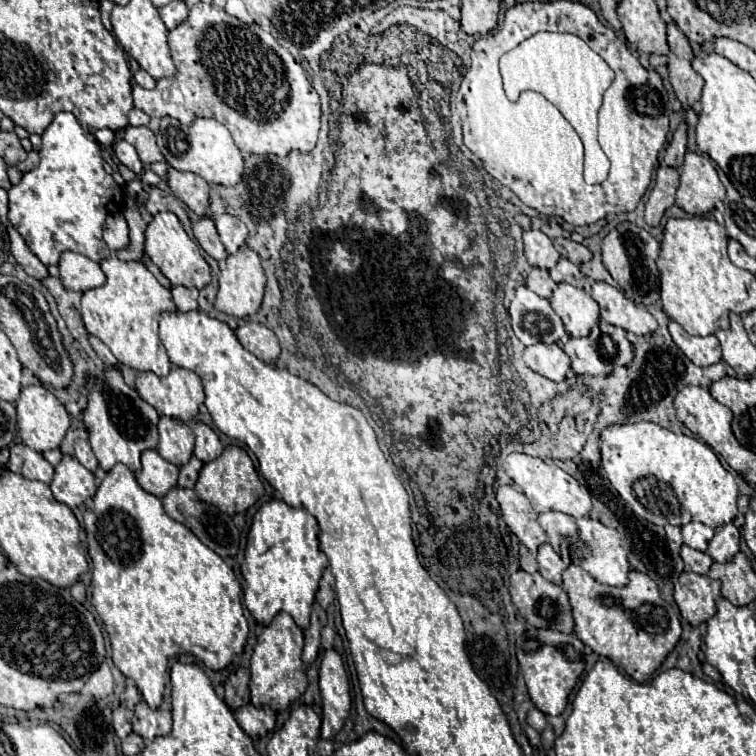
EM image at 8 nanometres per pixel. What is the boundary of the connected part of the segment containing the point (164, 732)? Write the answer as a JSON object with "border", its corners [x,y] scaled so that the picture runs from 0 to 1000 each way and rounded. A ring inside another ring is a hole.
{"border":[[[188,926],[180,933],[180,944],[175,950],[177,968],[190,979],[201,979],[209,974],[222,974],[228,966],[228,946],[222,939],[198,939]]]}

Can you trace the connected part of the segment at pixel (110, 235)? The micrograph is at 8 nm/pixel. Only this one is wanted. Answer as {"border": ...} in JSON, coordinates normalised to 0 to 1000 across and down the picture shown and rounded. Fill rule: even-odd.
{"border":[[[161,283],[140,288],[138,317],[140,317],[140,323],[143,323],[143,328],[148,333],[159,331],[159,328],[164,328],[169,323],[169,296],[167,296],[167,291],[164,291]]]}

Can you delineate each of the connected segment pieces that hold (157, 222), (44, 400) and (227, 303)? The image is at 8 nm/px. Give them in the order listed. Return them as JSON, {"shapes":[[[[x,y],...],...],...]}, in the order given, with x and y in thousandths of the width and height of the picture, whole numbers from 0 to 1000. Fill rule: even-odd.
{"shapes":[[[[206,283],[193,302],[193,336],[214,357],[214,362],[228,376],[241,376],[246,381],[270,381],[278,373],[278,352],[270,344],[265,325],[249,315],[233,283]]],[[[42,508],[42,511],[29,513],[26,526],[21,529],[21,545],[24,577],[37,593],[42,593],[48,598],[79,593],[79,587],[87,577],[87,569],[93,566],[93,548],[82,537],[82,532],[71,524],[69,516],[58,513],[56,508]]],[[[320,325],[312,336],[302,339],[294,352],[291,352],[291,368],[288,368],[288,389],[286,389],[286,399],[283,407],[288,413],[296,413],[302,418],[310,421],[331,421],[336,418],[344,405],[347,405],[347,394],[349,394],[349,378],[352,378],[352,365],[349,357],[344,352],[344,341],[336,331],[331,331],[328,325]]]]}

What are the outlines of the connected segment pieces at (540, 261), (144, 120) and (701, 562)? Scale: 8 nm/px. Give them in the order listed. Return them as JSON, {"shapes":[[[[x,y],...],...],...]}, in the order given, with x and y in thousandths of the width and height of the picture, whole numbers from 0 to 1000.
{"shapes":[[[[706,302],[693,307],[693,336],[701,352],[717,354],[717,357],[728,357],[741,344],[741,336],[730,325],[730,317],[720,307]]],[[[175,143],[175,146],[172,146],[172,151],[169,151],[169,161],[172,161],[175,167],[196,167],[198,156],[196,156],[196,151],[190,151],[188,146]]],[[[902,722],[899,735],[907,743],[907,749],[921,759],[937,759],[937,754],[944,743],[934,730],[926,730],[926,728],[918,728],[918,725],[910,725],[910,722]]]]}

